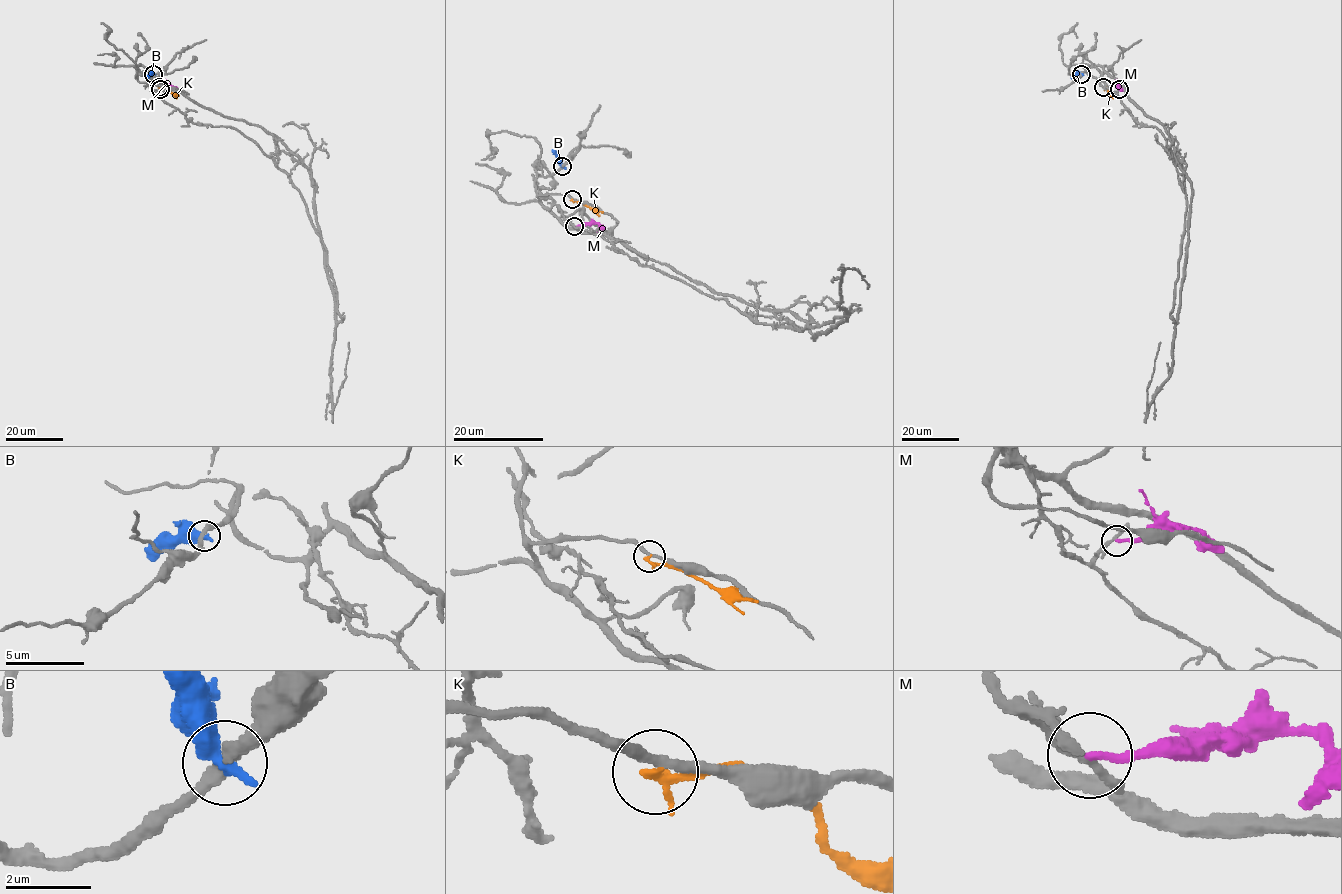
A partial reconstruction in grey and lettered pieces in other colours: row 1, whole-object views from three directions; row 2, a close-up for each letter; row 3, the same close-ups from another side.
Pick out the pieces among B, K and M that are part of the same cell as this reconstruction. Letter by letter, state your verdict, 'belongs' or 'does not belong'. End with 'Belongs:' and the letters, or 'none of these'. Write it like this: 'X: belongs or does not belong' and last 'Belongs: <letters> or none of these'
B: does not belong
K: does not belong
M: does not belong
Belongs: none of these

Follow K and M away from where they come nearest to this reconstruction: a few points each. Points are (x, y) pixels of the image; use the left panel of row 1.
K: (159, 87), (168, 88), (176, 98)
M: (161, 89), (176, 86), (180, 91)

